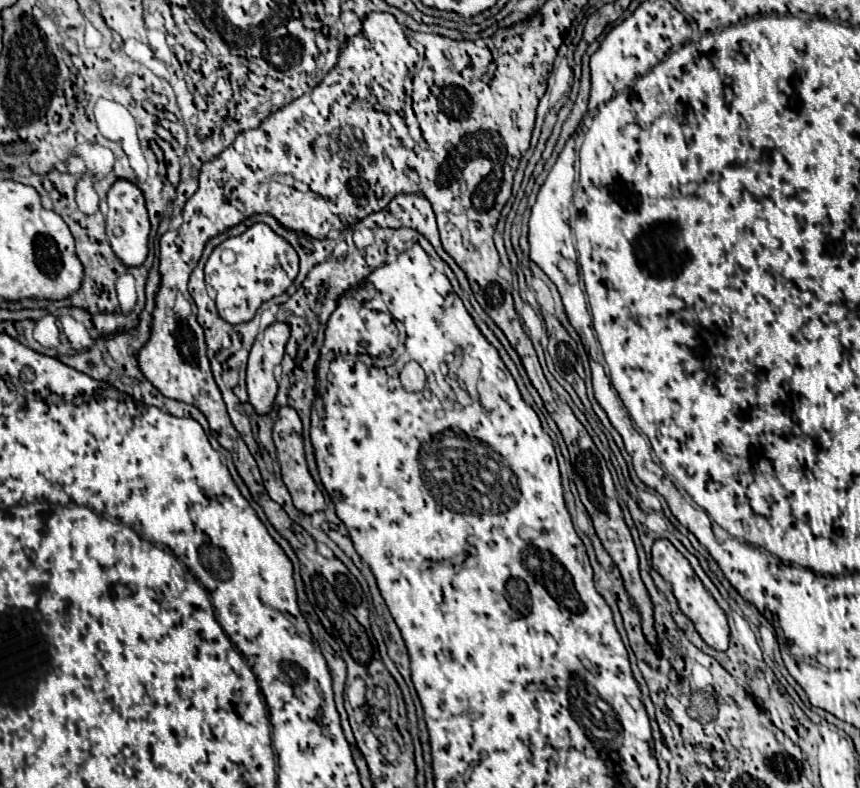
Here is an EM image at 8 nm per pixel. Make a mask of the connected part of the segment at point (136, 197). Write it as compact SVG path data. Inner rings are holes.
M116 180L108 192L106 234L108 234L108 240L110 240L114 254L120 258L120 262L126 268L140 266L146 260L146 256L148 256L148 232L150 232L150 222L148 222L148 212L144 206L142 192L132 182Z

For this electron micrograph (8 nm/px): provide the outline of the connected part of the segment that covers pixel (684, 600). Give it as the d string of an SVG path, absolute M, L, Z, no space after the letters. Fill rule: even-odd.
M656 540L652 546L652 564L654 568L660 572L660 576L672 584L672 592L678 600L680 610L692 620L696 632L702 636L702 640L712 646L714 650L728 650L728 636L730 636L730 628L728 628L728 620L726 614L722 612L722 608L716 604L716 600L706 592L706 588L702 586L700 578L694 574L690 562L672 546L670 540Z

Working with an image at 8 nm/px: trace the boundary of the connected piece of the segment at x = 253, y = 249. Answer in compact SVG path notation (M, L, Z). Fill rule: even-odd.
M254 224L244 234L224 240L214 248L212 256L206 262L206 284L216 290L216 308L218 314L228 324L250 322L256 310L274 296L280 296L298 276L298 254L294 248L274 234L266 224ZM224 252L234 252L234 260L226 262Z

